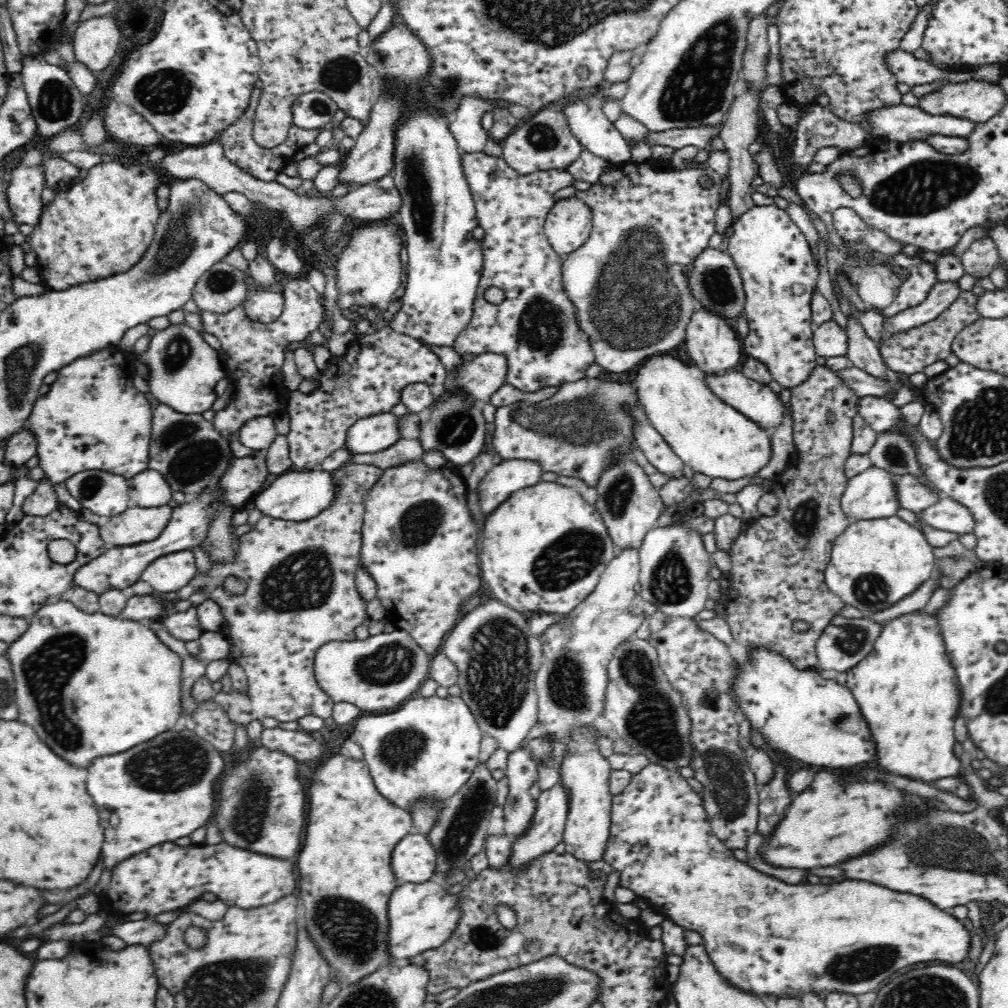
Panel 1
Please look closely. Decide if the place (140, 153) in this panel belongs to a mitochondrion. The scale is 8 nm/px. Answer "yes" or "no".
no

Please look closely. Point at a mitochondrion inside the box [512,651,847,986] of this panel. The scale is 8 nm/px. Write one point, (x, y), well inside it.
(728, 784)

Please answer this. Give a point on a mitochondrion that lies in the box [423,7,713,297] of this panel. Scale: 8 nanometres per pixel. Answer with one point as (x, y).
(543, 137)

